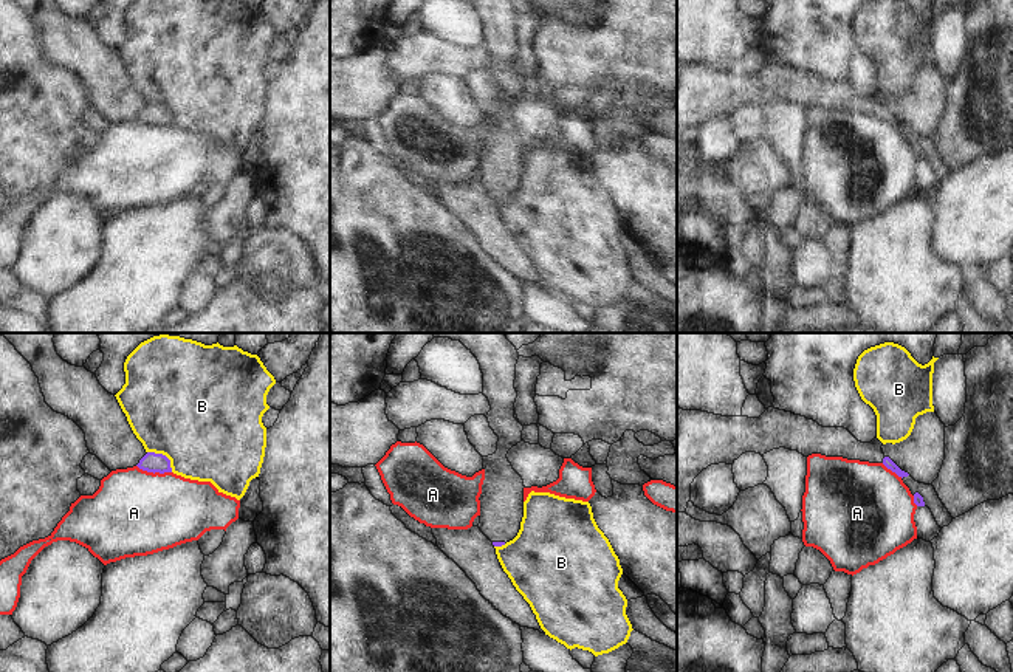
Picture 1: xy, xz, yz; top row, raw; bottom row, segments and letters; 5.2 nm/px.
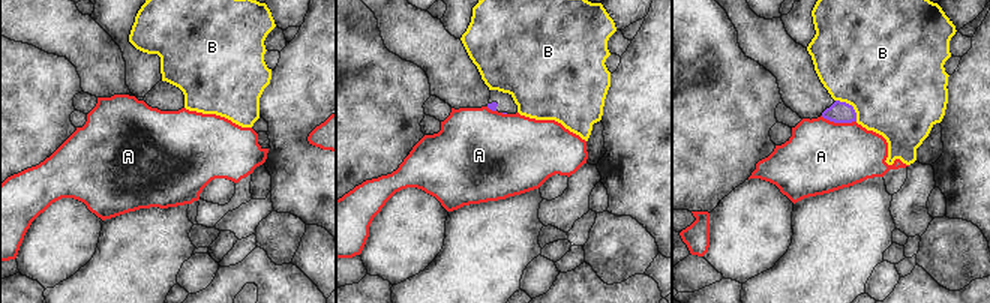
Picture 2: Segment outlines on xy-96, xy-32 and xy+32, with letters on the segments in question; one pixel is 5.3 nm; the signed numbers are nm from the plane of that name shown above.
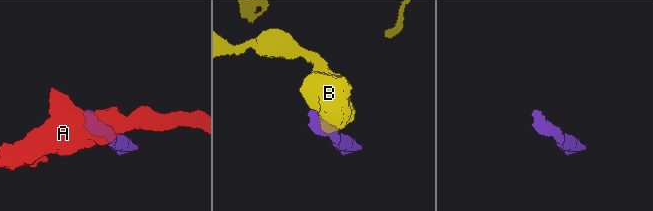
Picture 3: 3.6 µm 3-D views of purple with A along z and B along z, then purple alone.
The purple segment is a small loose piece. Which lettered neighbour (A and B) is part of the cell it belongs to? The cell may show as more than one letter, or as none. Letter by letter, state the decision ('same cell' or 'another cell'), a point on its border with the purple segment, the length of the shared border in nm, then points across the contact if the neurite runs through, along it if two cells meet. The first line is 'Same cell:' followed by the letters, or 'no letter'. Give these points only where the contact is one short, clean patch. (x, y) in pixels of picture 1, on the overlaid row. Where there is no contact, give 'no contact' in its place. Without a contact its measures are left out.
Same cell: no letter
A: another cell | xy (154, 473) | 190 nm | along xy (137, 465), (146, 471), (171, 473)
B: another cell | xy (164, 456) | 170 nm

